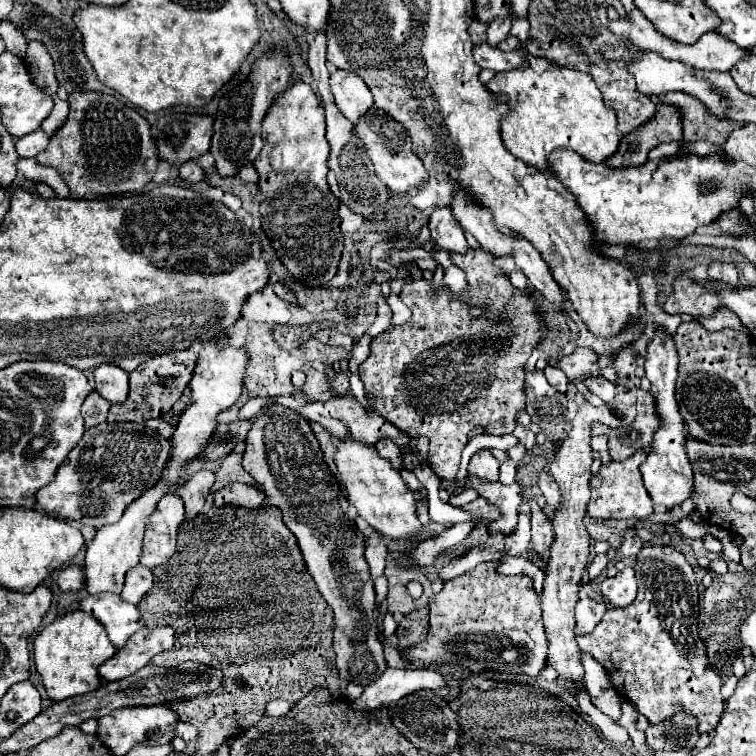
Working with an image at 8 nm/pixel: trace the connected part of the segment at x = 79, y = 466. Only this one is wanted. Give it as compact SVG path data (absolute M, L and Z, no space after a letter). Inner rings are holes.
M102 422L84 432L82 440L68 452L56 478L36 494L36 506L44 512L102 528L120 520L124 508L144 490L152 488L168 460L170 440L138 422Z

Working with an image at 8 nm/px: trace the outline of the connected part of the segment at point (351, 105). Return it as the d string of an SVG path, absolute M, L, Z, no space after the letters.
M334 70L330 74L330 90L338 110L352 124L358 124L358 120L374 106L372 92L354 70Z

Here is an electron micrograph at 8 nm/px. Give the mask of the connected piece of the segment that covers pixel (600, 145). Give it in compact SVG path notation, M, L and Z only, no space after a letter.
M528 56L528 62L524 68L496 74L486 84L492 92L508 94L512 114L502 120L500 128L506 150L540 172L550 172L548 156L558 148L576 150L592 164L604 164L614 156L622 140L618 118L616 112L604 104L596 82L580 70L554 66L544 58Z

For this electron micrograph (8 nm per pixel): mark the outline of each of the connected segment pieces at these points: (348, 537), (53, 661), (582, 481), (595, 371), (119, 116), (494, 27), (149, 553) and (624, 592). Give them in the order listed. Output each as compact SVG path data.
M280 402L268 404L252 420L244 444L244 470L266 492L268 504L282 510L284 524L296 536L308 572L334 612L334 652L340 678L356 684L370 684L388 666L378 638L374 616L376 594L364 558L364 536L346 514L350 504L326 466L308 420L296 416L292 408Z
M68 612L56 618L34 638L34 662L42 676L48 696L58 702L78 694L94 692L100 686L98 666L114 656L114 648L106 636L106 628L86 612Z
M642 334L632 346L620 350L614 356L614 370L618 372L618 384L616 384L616 398L610 404L602 406L592 406L586 402L580 406L576 418L572 420L572 430L568 432L568 438L562 442L560 450L556 452L552 464L550 464L550 474L556 478L558 486L562 488L562 504L556 508L556 516L552 518L556 540L550 548L550 560L548 560L548 570L546 570L546 580L544 580L544 590L542 590L542 620L544 628L548 632L548 664L558 672L556 684L560 688L566 688L566 684L574 686L584 686L584 668L580 662L582 650L578 648L576 642L576 618L574 618L574 606L578 602L578 590L580 590L580 580L586 570L586 564L590 560L590 536L584 528L584 514L586 514L586 502L590 500L590 466L594 462L594 450L590 446L590 424L592 422L602 422L610 428L626 426L634 420L636 416L636 386L634 386L634 370L644 364L644 352L646 344L650 340L650 334Z
M578 348L578 352L564 356L564 360L560 360L560 366L568 366L566 376L570 378L570 382L594 380L602 376L598 366L598 356L590 348Z
M74 92L68 104L68 120L50 138L48 148L36 156L36 162L58 170L70 194L80 198L94 194L120 196L146 186L158 166L158 152L148 122L116 96L102 92Z
M496 18L494 22L488 24L488 44L498 46L504 38L510 34L510 20L508 18Z
M170 492L158 502L156 512L146 524L140 564L148 568L164 564L176 552L176 534L182 522L184 522L184 502L178 494Z
M624 568L622 572L618 572L612 578L606 578L600 584L600 590L604 594L604 598L612 604L612 606L628 606L632 604L632 600L636 598L636 576L632 568Z

